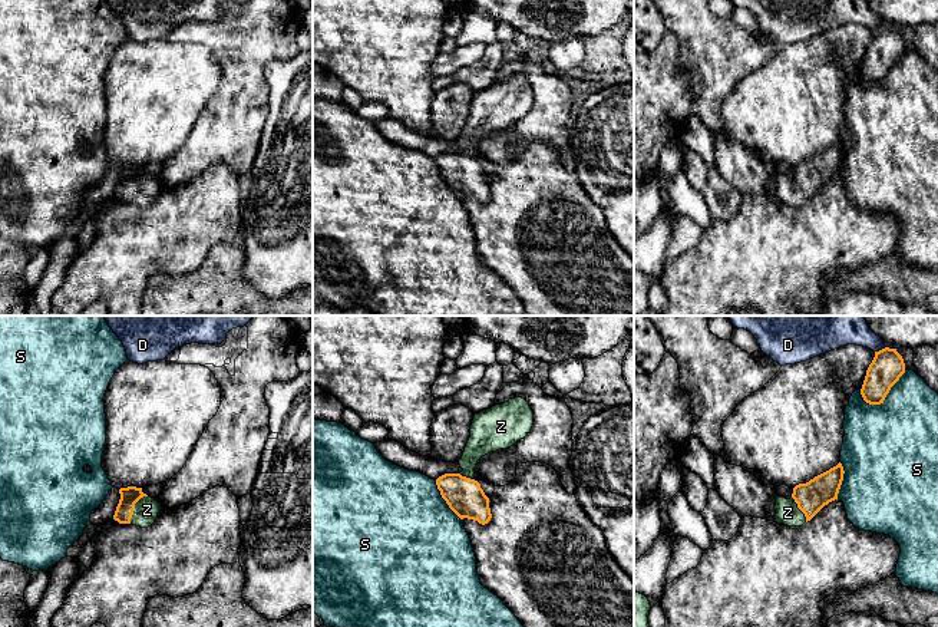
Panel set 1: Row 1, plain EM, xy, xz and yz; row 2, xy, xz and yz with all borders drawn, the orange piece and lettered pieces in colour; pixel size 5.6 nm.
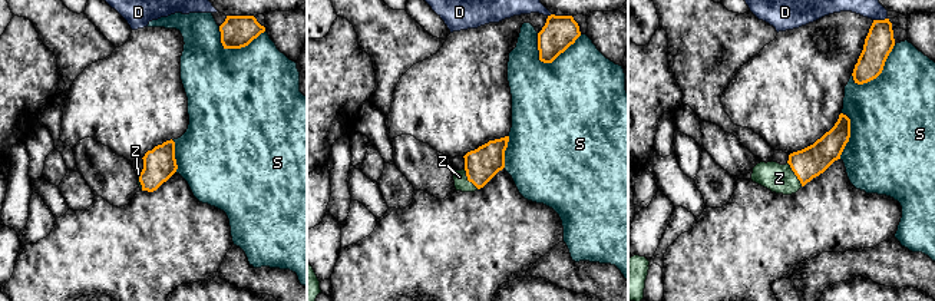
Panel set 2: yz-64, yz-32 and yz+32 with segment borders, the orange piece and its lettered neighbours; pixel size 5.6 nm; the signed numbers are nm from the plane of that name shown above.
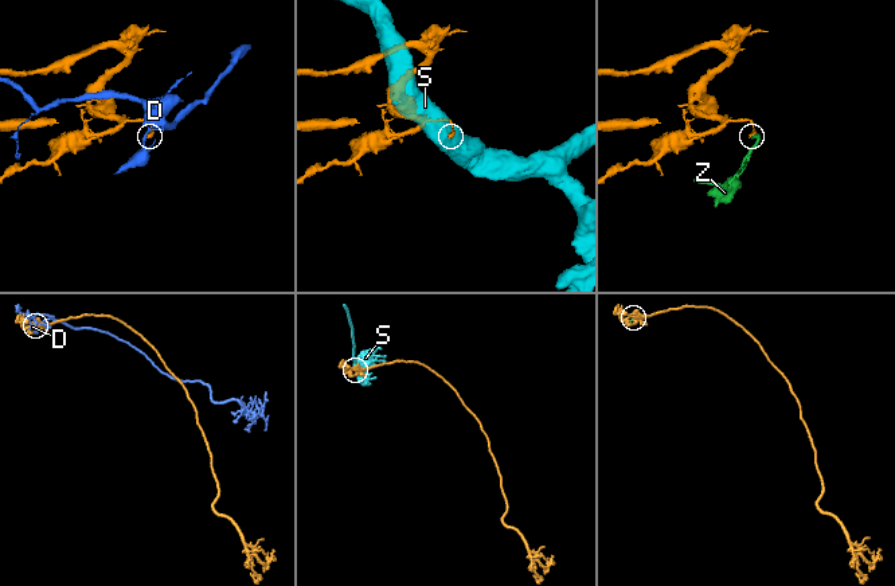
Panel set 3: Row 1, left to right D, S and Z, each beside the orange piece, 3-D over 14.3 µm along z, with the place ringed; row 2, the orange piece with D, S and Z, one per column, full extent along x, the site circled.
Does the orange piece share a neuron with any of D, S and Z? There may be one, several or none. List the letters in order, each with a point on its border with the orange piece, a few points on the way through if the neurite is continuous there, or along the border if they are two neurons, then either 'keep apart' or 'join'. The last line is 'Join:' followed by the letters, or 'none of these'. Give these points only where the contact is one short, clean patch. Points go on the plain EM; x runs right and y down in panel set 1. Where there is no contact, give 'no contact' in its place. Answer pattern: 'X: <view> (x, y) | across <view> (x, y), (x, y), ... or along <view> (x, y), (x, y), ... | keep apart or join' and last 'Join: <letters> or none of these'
D: yz (879, 29) | along yz (885, 26), (875, 30) | keep apart
S: yz (885, 75) | keep apart
Z: xy (134, 187) | across xy (131, 174), (134, 187), (147, 188) | join
Join: Z

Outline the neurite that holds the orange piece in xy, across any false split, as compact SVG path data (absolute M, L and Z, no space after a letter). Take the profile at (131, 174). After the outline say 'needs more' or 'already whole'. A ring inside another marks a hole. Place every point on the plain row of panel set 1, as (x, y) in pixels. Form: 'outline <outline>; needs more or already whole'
outline M120 166L119 172L120 178L113 194L115 199L141 207L148 207L155 201L162 185L156 178L143 172L142 166Z; needs more

